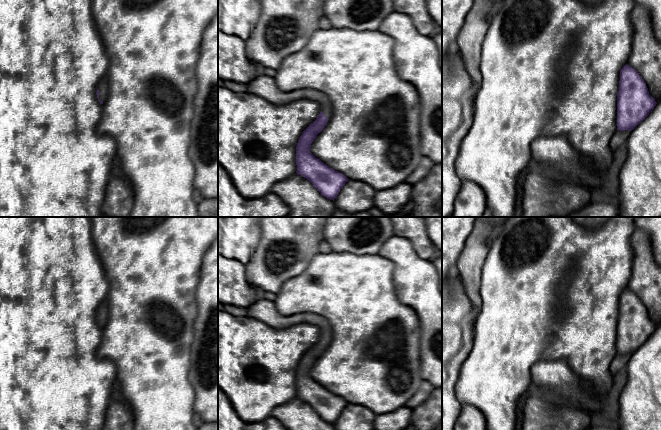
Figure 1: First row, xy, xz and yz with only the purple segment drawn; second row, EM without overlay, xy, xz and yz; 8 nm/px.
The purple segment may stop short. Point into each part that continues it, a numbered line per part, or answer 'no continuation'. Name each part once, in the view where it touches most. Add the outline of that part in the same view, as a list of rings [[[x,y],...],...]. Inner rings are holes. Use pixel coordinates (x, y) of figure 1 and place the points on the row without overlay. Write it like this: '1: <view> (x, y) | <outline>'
1: xy (103, 310) | [[[106,300],[99,305],[98,314],[99,324],[104,326],[107,323],[109,317],[109,305],[107,304]]]

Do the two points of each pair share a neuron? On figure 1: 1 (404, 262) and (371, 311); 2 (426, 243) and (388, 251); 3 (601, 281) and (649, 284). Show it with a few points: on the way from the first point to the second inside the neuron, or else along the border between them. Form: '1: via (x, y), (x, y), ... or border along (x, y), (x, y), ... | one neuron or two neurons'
1: border along (384, 257), (393, 263), (393, 283), (401, 301) | two neurons
2: border along (395, 235), (405, 237), (419, 256), (431, 259) | two neurons
3: border along (633, 260), (630, 280), (626, 287) | two neurons

